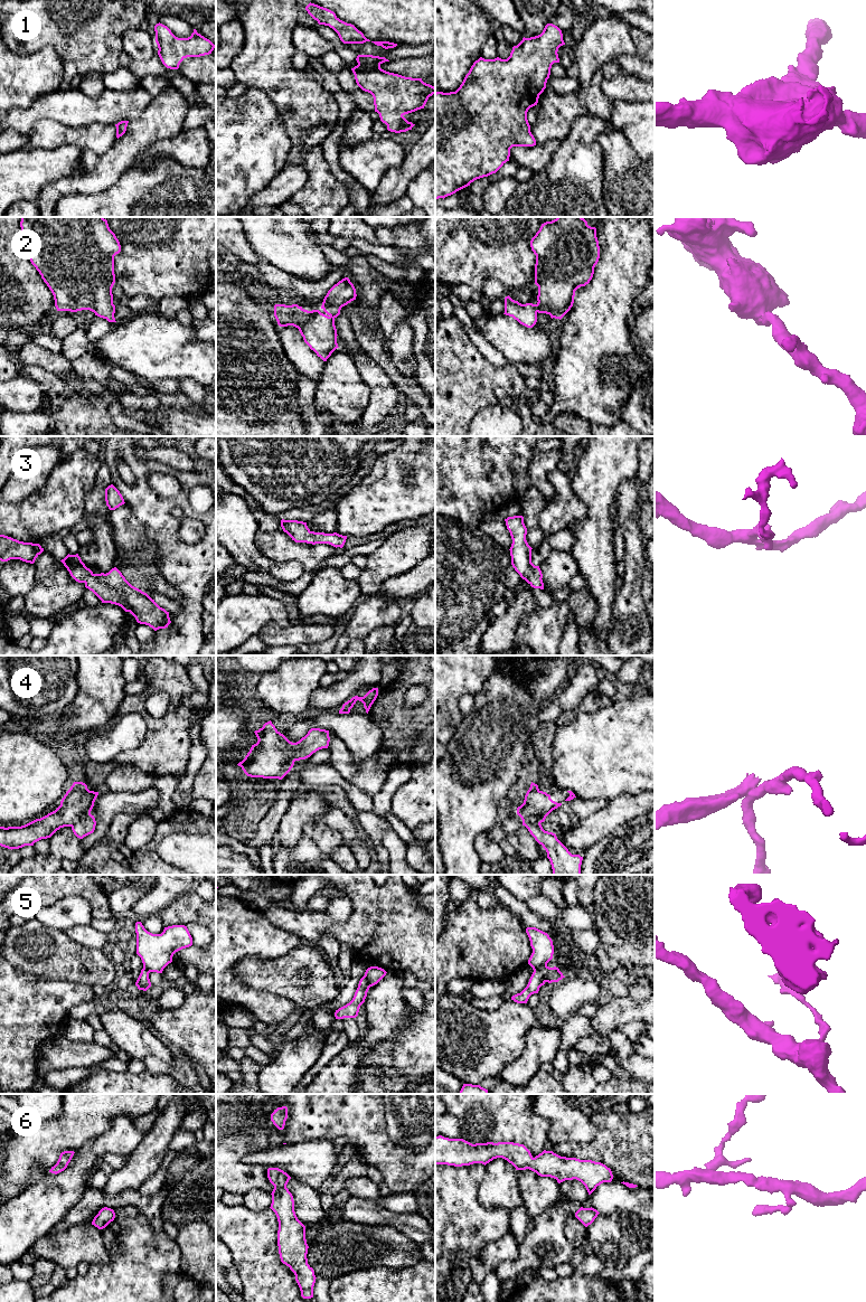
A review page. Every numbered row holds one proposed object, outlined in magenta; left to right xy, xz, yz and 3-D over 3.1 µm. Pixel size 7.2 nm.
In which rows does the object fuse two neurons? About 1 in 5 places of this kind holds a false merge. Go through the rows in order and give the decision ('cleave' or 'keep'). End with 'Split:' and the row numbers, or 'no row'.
1: keep
2: keep
3: keep
4: cleave
5: cleave
6: keep
Split: 4, 5

